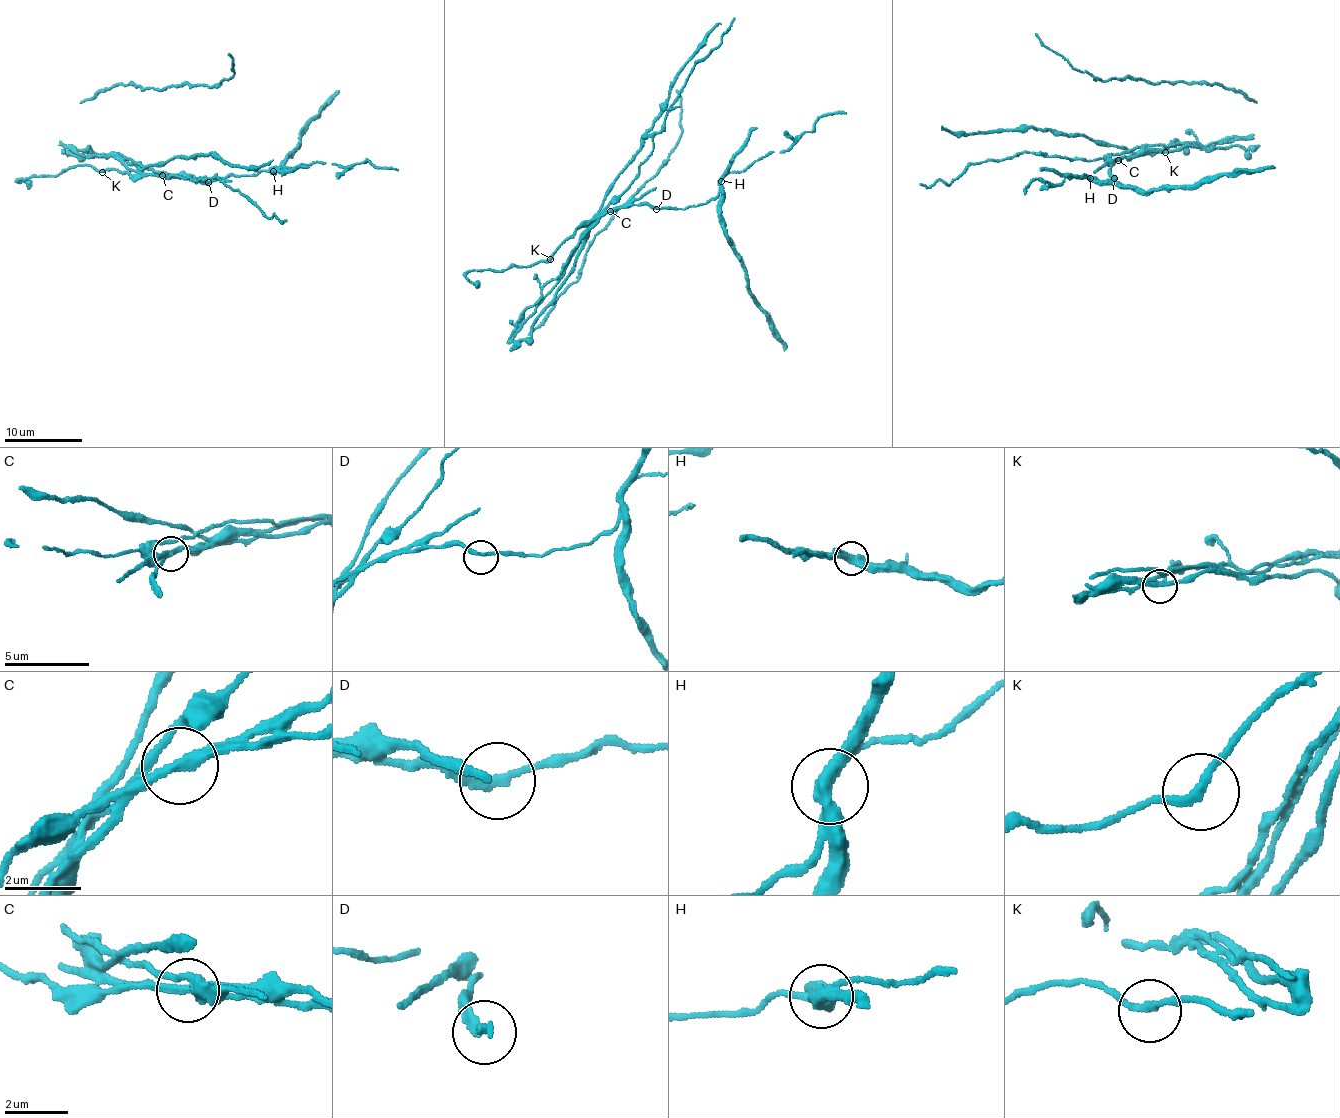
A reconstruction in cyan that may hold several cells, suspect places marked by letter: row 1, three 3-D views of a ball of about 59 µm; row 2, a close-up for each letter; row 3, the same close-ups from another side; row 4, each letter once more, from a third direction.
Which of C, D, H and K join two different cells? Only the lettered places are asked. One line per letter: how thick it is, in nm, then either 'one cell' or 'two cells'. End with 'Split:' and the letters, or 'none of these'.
C: calibre 280 nm; two cells
D: calibre 220 nm; one cell
H: calibre 400 nm; two cells
K: calibre 240 nm; one cell
Split: C, H

